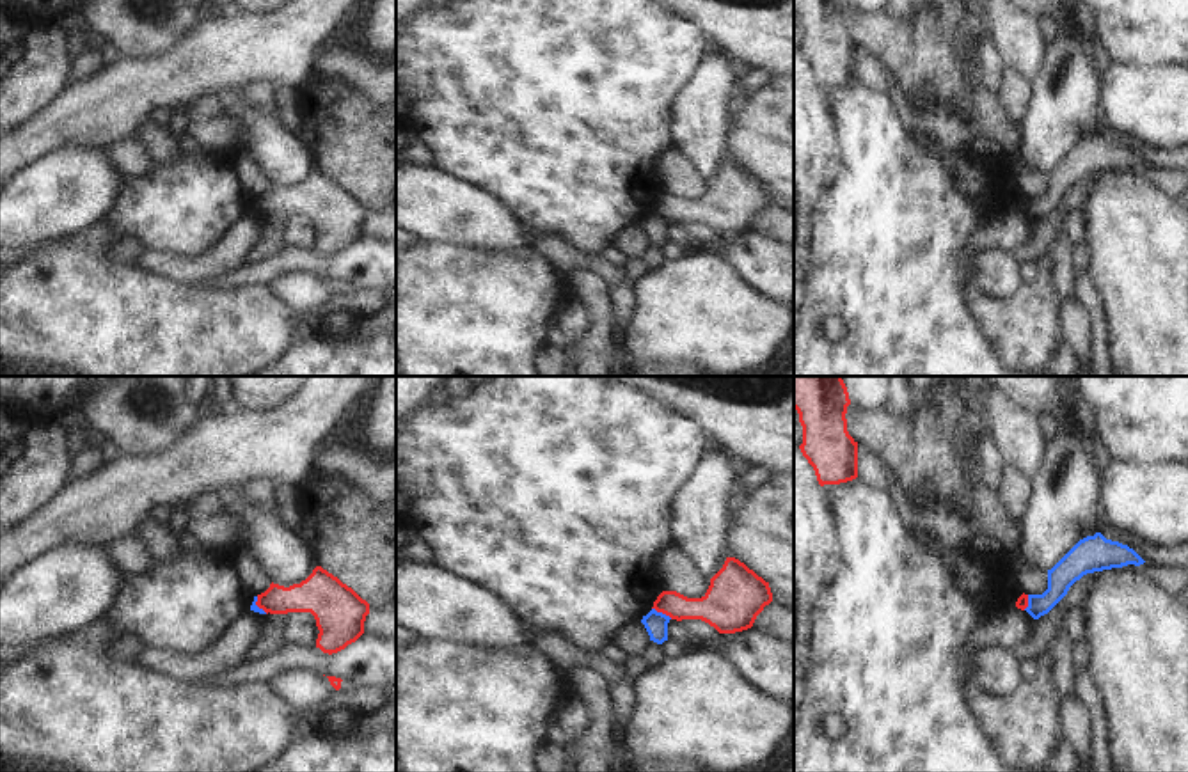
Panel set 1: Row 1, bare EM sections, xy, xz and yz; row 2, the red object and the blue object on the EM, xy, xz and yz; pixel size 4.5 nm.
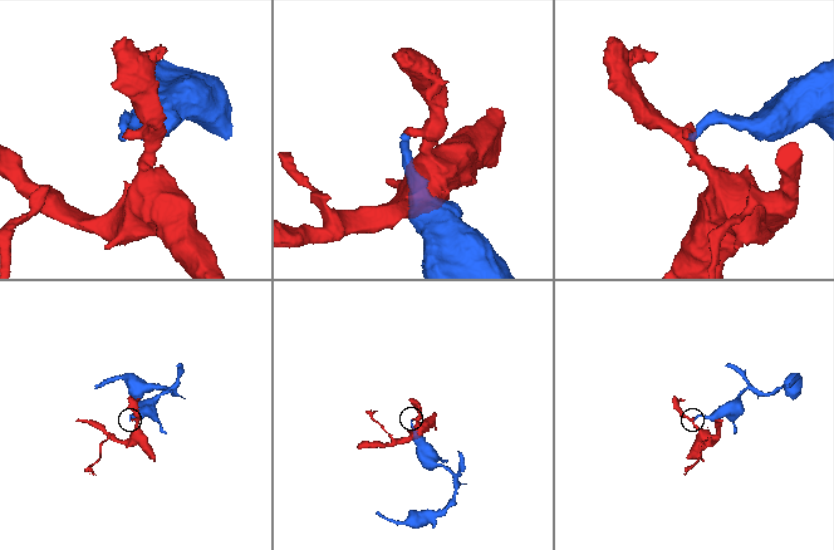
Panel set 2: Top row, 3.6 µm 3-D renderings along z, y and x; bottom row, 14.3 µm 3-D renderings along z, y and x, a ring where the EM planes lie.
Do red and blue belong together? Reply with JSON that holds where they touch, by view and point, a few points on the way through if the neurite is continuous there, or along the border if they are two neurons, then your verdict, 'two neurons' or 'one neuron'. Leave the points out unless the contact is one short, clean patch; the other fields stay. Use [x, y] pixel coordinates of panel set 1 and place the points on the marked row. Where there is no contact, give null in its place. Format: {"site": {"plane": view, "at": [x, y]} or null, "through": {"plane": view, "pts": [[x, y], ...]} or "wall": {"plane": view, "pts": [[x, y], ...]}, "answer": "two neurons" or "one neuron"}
{"site": {"plane": "xz", "at": [663, 613]}, "wall": {"plane": "xz", "pts": [[652, 607], [672, 618]]}, "answer": "two neurons"}

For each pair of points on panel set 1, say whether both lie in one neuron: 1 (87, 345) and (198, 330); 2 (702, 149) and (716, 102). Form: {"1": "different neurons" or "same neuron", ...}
{"1": "same neuron", "2": "same neuron"}

